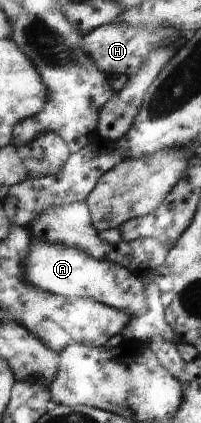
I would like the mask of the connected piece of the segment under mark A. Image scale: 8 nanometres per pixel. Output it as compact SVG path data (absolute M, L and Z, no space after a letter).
M32 237L32 253L28 253L28 283L42 289L44 293L62 297L90 298L104 305L112 305L116 309L128 309L128 313L132 315L140 315L144 311L144 277L136 279L126 267L90 259L90 255L76 251L76 247L52 243L40 237L38 243L36 237Z

